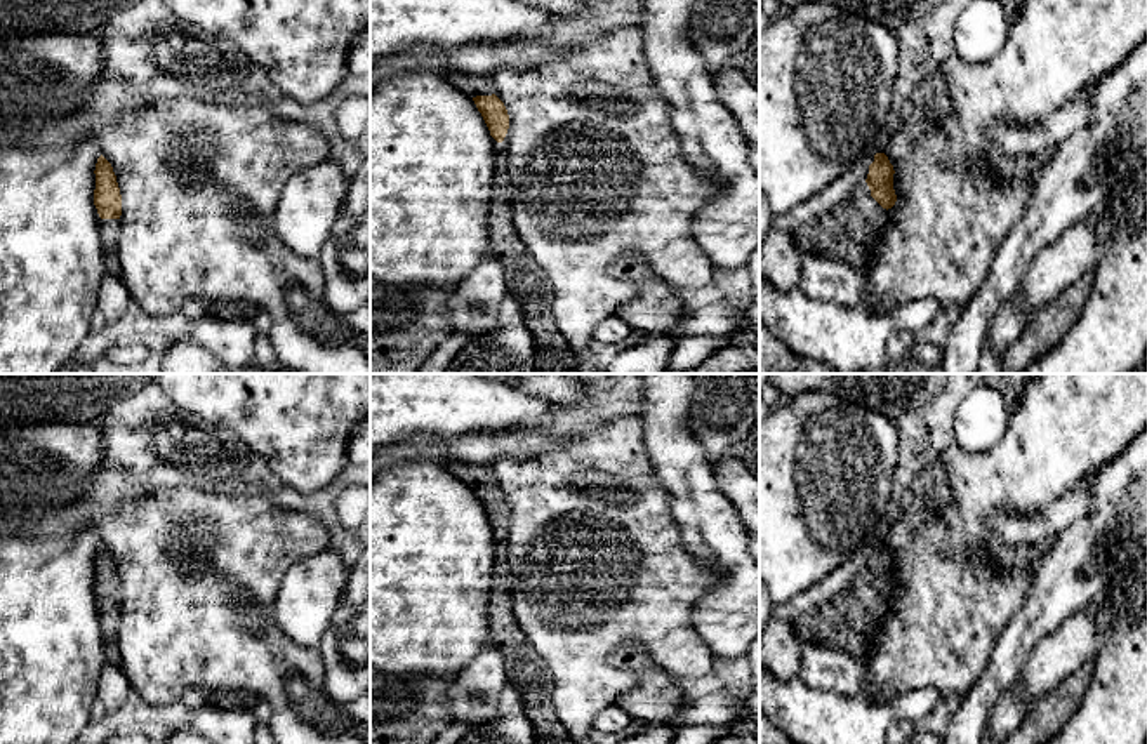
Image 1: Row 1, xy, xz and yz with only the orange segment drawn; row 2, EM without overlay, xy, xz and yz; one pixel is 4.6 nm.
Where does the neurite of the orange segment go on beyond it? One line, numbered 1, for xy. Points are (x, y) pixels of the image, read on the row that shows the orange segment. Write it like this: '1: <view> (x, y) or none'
1: xy (110, 228)

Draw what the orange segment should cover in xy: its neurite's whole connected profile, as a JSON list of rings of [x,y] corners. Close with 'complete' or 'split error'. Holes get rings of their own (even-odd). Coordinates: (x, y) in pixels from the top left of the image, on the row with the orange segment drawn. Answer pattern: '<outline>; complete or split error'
[[[103,155],[97,158],[94,174],[96,174],[94,205],[101,217],[99,223],[101,243],[104,247],[104,257],[111,273],[116,273],[120,269],[118,219],[122,216],[122,195],[113,167]]]; split error

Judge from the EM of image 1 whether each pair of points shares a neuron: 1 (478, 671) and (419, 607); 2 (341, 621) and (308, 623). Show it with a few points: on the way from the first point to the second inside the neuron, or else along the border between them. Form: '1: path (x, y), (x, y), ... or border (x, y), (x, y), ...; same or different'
1: border (489, 644), (456, 675); different
2: border (339, 605), (317, 645); different

